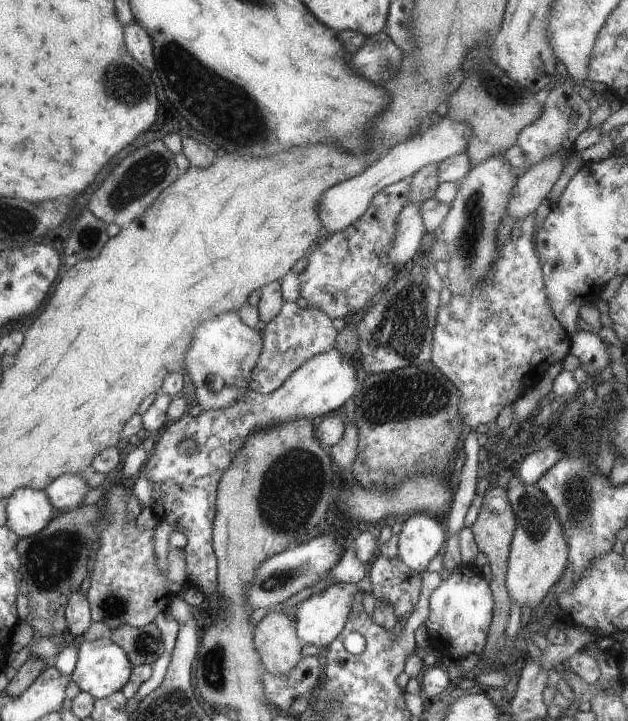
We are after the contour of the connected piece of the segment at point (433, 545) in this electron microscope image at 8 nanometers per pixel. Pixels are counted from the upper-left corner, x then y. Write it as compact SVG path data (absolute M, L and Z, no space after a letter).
M415 512L402 523L396 556L409 570L425 571L447 539L439 520L427 512Z

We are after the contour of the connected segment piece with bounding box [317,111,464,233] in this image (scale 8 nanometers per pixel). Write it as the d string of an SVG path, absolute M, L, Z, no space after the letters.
M443 111L442 117L437 118L423 134L417 134L411 140L397 143L359 174L347 178L341 184L333 184L329 190L325 190L321 194L319 206L317 206L317 218L323 224L324 232L339 232L343 228L347 228L349 224L353 224L365 212L368 202L381 188L385 188L401 178L412 176L425 164L439 163L447 156L464 150L463 133L460 129L461 127L453 119L447 118Z

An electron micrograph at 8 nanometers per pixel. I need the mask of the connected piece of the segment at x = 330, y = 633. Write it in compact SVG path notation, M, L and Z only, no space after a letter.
M335 582L324 587L321 594L311 594L296 606L294 622L295 636L301 645L311 644L324 649L343 630L347 614L351 610L352 594L358 591L355 583Z

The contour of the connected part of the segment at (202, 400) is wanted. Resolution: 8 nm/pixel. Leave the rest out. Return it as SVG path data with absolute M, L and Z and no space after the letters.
M238 311L223 312L217 318L203 320L191 334L191 342L183 352L182 371L189 376L199 408L223 410L249 392L249 372L257 364L262 349L260 330L249 328L241 322Z

